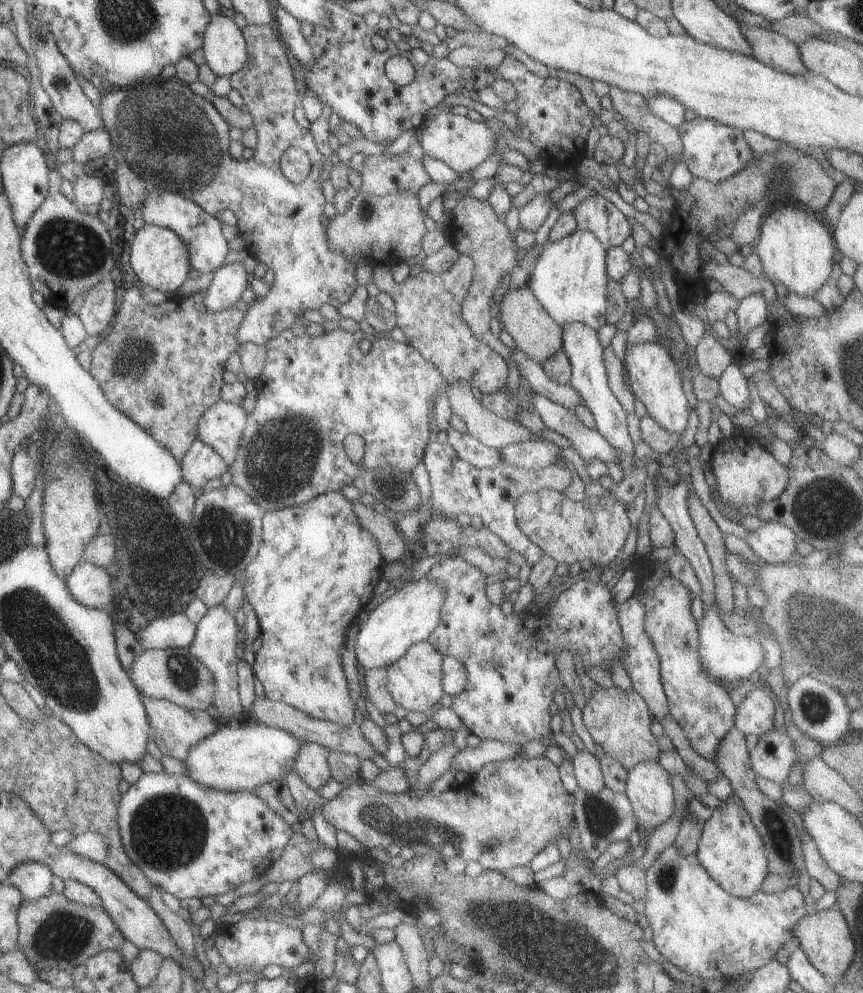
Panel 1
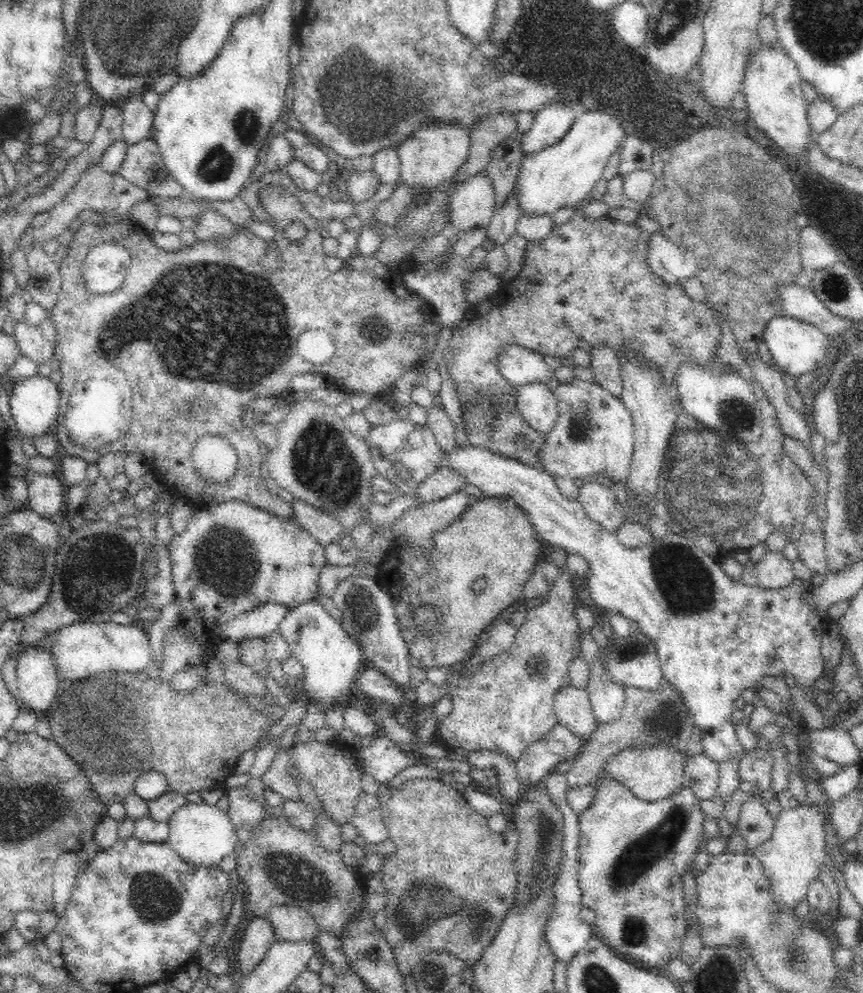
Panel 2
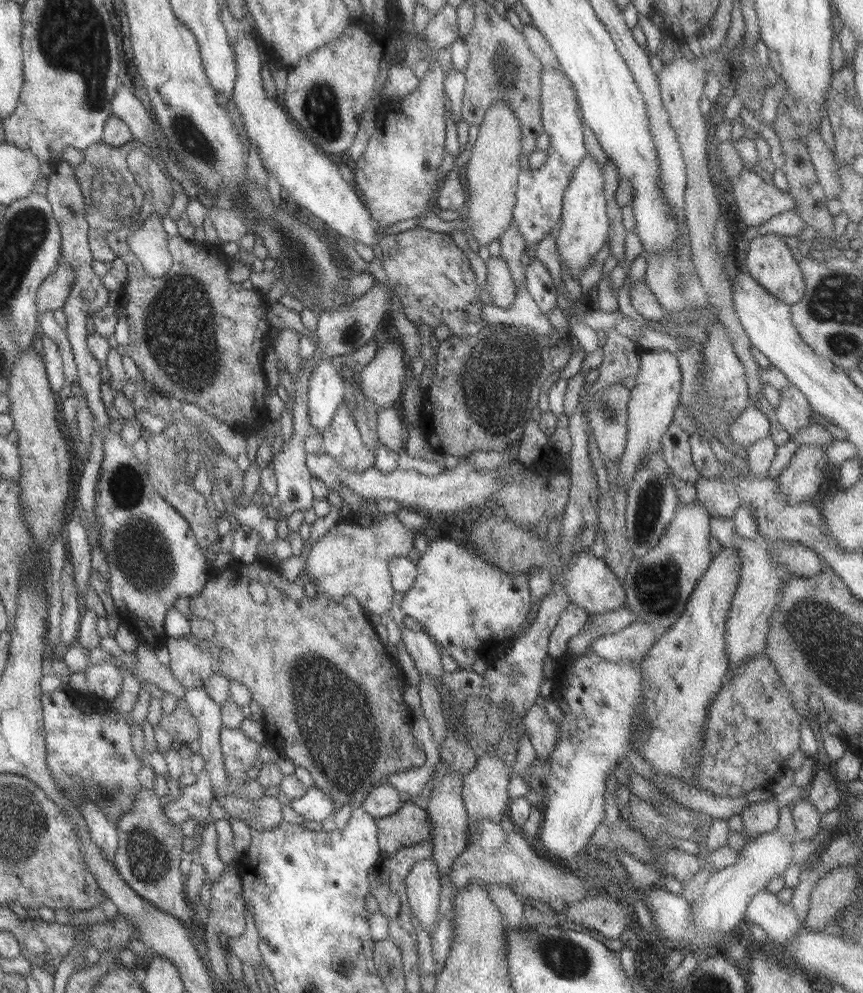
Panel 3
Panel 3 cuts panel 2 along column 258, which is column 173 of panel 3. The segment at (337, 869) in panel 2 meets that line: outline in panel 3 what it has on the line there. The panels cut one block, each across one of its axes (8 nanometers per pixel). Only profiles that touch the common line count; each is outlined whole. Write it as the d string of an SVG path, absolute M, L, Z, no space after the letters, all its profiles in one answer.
M141 788L131 808L115 821L117 847L113 866L118 876L137 894L161 912L181 920L192 931L196 925L194 911L185 898L185 878L179 872L184 838L179 826L173 826L163 814L164 801L152 789Z

